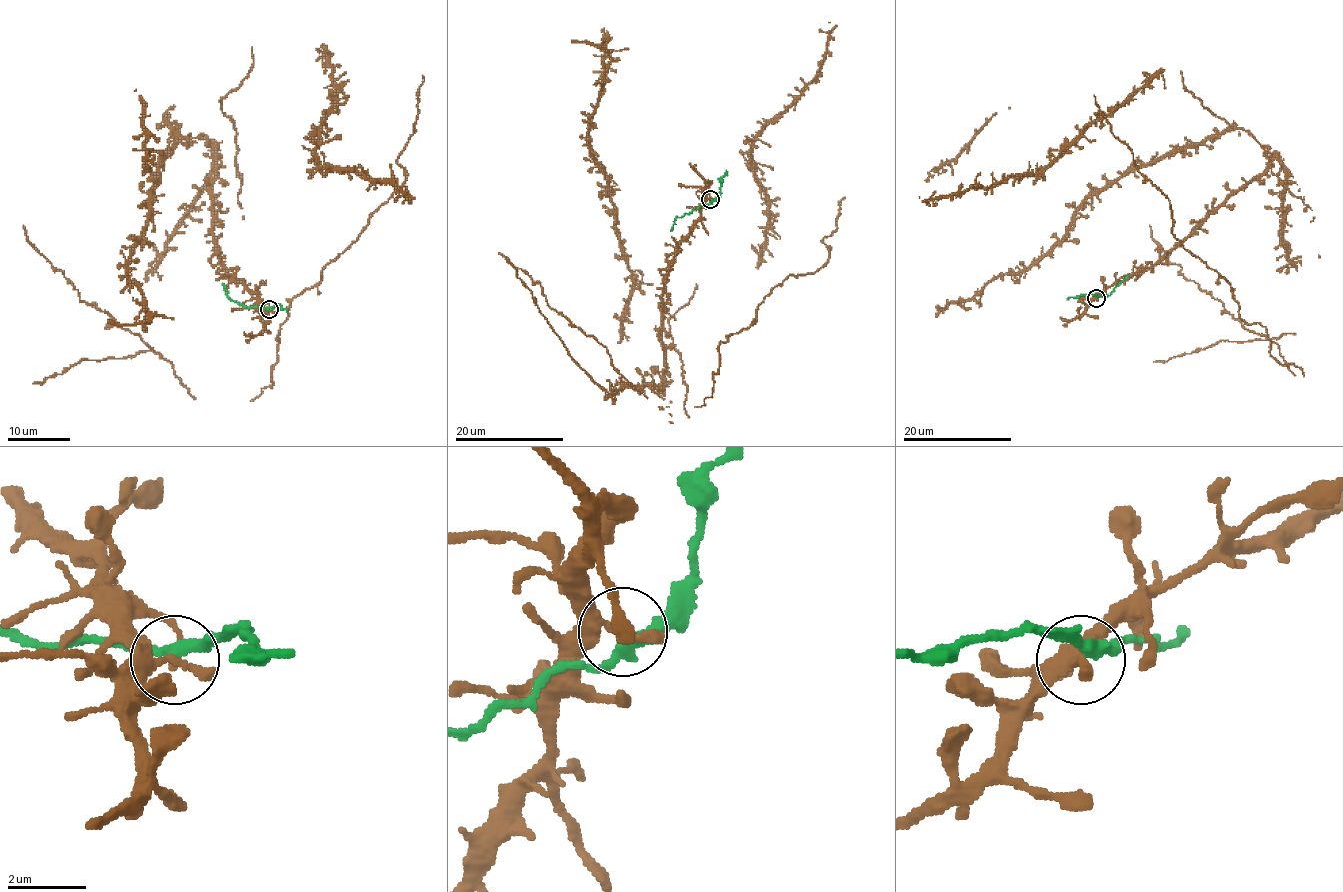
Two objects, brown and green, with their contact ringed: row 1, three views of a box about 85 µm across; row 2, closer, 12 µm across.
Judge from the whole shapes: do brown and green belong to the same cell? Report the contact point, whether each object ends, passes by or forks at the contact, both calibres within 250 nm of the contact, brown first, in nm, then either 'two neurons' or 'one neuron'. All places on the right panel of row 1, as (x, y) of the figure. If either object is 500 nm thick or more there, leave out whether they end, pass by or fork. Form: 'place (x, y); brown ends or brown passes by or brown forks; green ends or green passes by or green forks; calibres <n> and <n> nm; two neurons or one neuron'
place (1096, 298); brown passes by; green passes by; calibres 240 and 320 nm; two neurons

